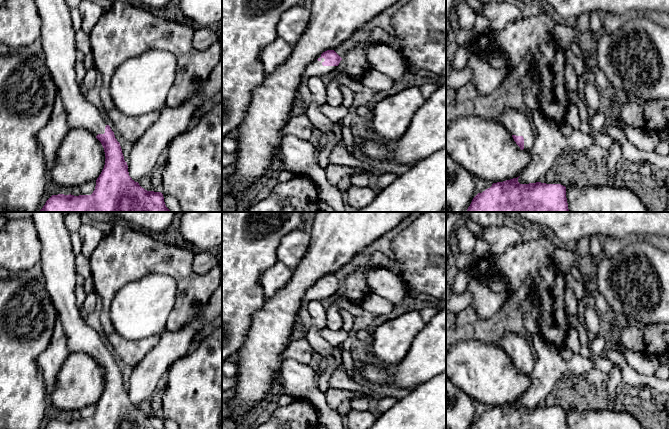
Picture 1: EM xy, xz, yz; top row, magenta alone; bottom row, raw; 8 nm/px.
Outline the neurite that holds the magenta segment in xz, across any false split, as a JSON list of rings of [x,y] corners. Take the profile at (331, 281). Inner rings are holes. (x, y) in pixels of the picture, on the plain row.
[[[327,274],[307,290],[305,300],[307,302],[324,300],[334,295],[341,284],[334,274]]]

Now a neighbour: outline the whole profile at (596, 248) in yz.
[[[592,236],[590,240],[590,254],[594,258],[600,258],[603,255],[602,238],[599,236]]]

